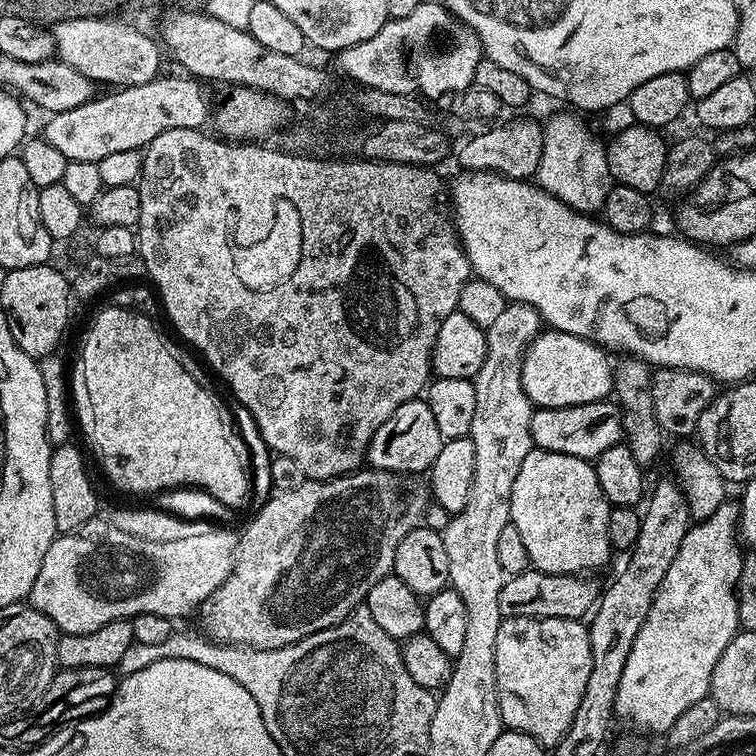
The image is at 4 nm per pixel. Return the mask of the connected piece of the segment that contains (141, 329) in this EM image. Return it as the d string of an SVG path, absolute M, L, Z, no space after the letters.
M105 306L100 313L92 320L92 325L88 328L88 333L84 336L84 345L80 348L80 357L76 360L76 365L70 368L70 400L74 405L74 420L84 431L84 436L88 439L88 444L92 447L92 452L96 455L96 460L100 463L102 471L108 475L108 480L116 488L121 488L124 492L149 492L155 494L169 488L201 488L206 494L218 498L228 508L237 510L248 500L248 468L244 465L244 460L240 457L240 452L236 449L236 444L232 441L232 436L228 433L228 428L224 425L224 416L220 413L220 408L216 405L216 400L184 369L184 364L168 349L166 341L160 337L158 329L152 325L153 321L146 316L140 316L137 312L122 310Z

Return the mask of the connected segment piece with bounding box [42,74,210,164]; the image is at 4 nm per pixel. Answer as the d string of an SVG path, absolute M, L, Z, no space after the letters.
M160 74L142 86L116 88L109 96L97 95L74 110L51 113L45 119L42 138L69 161L98 164L118 151L141 151L166 130L203 129L210 120L205 85L187 74L179 75Z

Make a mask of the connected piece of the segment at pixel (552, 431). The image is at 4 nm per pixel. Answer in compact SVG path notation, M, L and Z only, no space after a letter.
M611 399L586 402L582 406L536 408L532 414L533 445L554 454L570 454L595 462L610 446L624 440L624 418L619 403Z

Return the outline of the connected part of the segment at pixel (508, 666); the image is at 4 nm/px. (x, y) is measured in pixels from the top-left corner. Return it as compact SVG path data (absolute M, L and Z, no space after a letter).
M503 617L496 635L496 689L503 727L530 734L545 750L555 749L582 706L591 665L587 623L570 618Z

